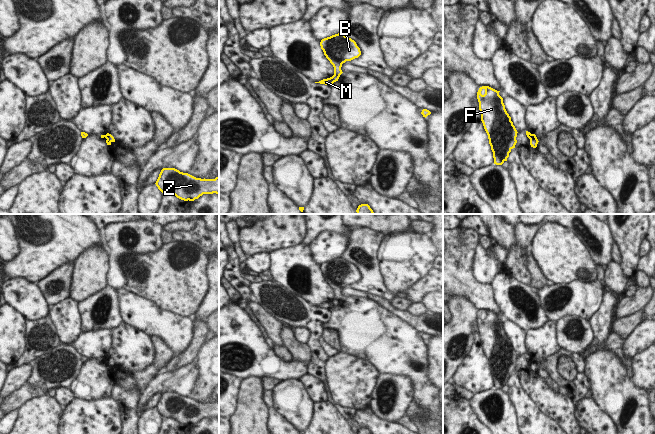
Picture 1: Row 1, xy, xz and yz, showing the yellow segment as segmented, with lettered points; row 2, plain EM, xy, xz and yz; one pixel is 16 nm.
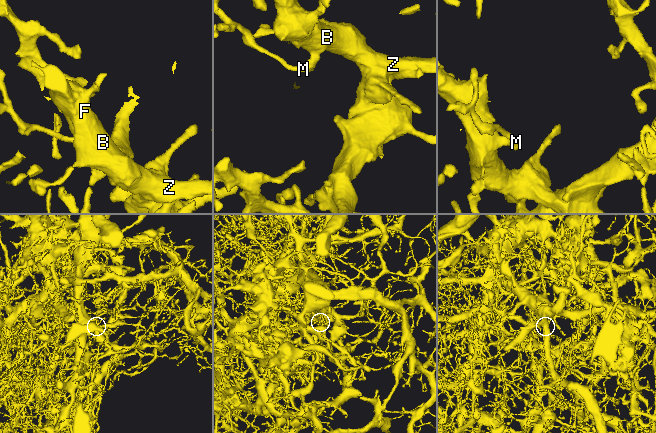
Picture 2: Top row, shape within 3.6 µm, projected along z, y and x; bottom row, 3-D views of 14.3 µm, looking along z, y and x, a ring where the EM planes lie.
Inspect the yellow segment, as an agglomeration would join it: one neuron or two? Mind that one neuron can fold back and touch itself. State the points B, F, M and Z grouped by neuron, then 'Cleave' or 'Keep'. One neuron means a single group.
Groups: B F Z / M. Cleave

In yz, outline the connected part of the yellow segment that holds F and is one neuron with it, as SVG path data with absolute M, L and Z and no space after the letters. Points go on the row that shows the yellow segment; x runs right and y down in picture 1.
M482 86L477 92L481 121L488 135L496 165L507 161L509 153L517 143L518 133L499 92L489 86Z

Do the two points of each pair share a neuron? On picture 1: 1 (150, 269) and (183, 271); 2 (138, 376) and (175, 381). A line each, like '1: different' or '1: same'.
1: same
2: different

